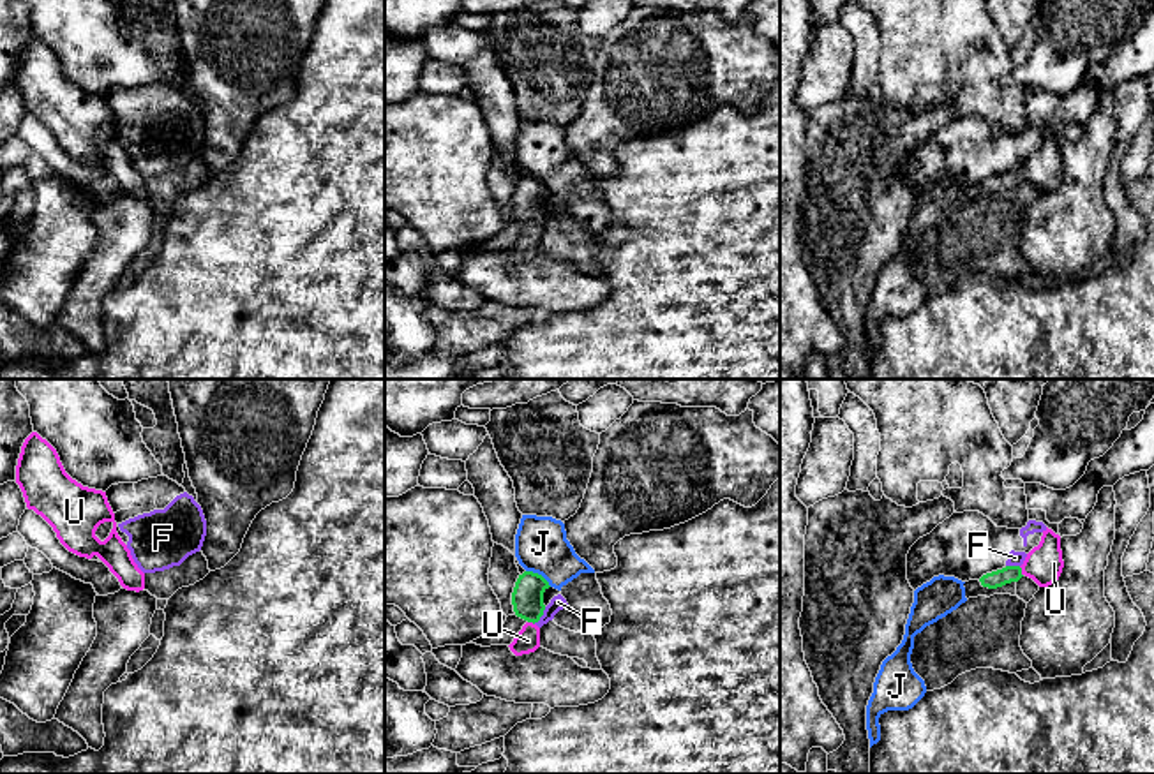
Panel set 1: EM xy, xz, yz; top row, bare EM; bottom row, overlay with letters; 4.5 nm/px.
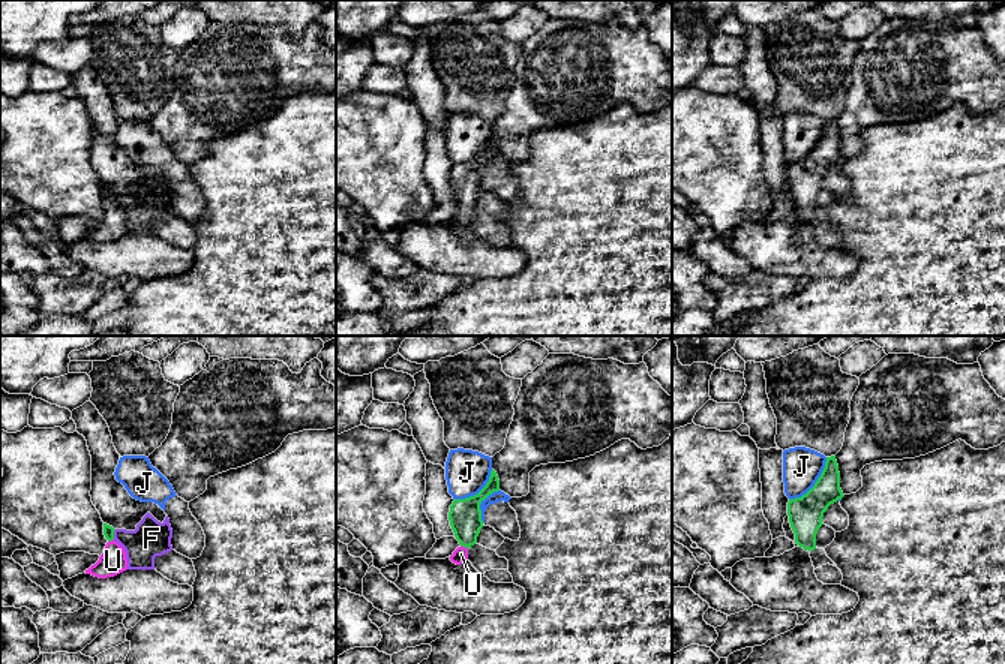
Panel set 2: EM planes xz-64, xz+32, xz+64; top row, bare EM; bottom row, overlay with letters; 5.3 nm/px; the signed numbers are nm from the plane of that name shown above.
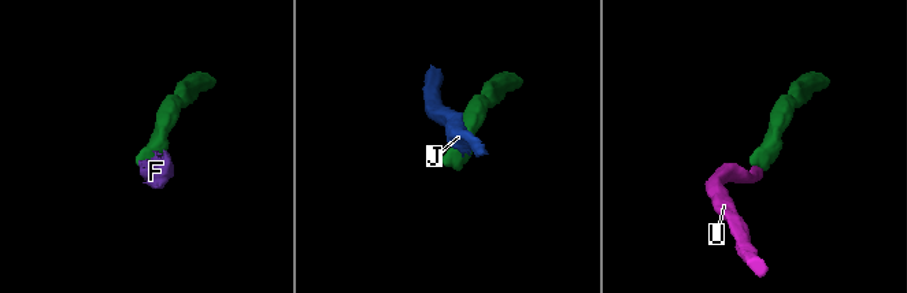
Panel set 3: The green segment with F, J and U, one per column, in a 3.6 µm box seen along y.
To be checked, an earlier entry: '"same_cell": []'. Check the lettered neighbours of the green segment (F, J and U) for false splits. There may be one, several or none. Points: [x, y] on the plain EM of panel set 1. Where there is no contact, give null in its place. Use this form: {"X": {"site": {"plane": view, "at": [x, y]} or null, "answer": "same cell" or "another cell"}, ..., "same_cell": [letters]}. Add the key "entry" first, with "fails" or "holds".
{"entry": "fails", "F": {"site": {"plane": "xz", "at": [542, 219]}, "answer": "another cell"}, "J": {"site": {"plane": "xz", "at": [537, 178]}, "answer": "another cell"}, "U": {"site": {"plane": "yz", "at": [1020, 177]}, "answer": "same cell"}, "same_cell": ["U"]}

